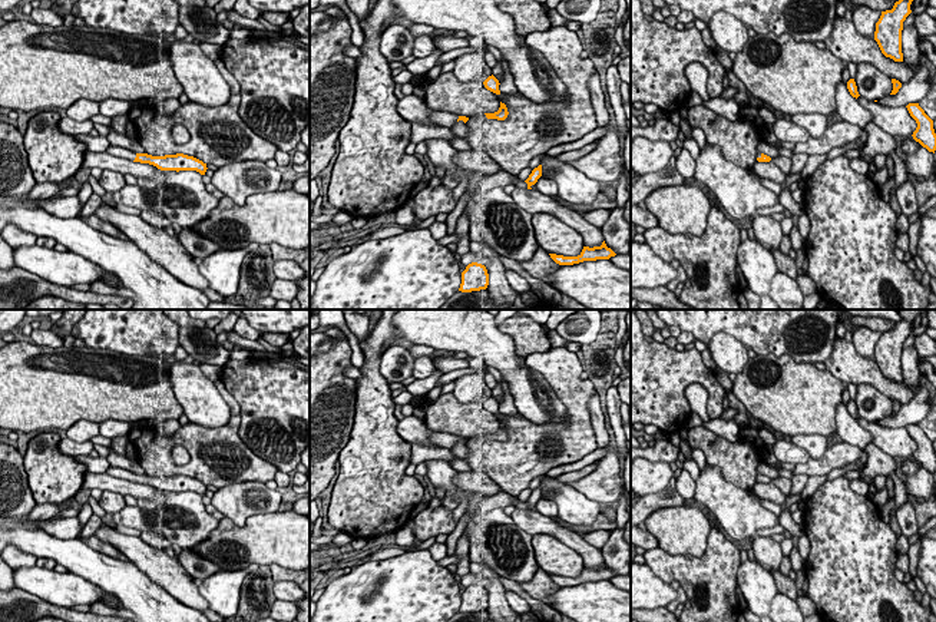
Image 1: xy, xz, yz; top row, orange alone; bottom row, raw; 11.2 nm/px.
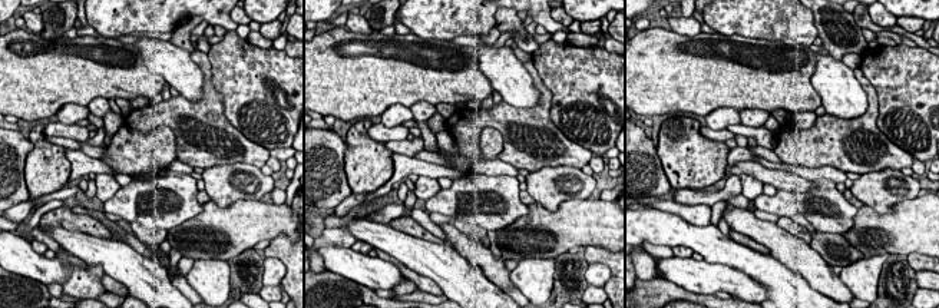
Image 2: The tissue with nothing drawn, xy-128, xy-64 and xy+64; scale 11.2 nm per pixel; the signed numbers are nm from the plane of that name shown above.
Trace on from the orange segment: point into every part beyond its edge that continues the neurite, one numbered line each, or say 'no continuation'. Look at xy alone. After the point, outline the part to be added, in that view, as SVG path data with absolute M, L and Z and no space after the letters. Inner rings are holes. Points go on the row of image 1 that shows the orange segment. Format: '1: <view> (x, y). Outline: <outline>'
1: xy (116, 151). Outline: M112 145L108 148L106 152L110 155L115 155L115 156L119 156L119 158L129 159L129 161L135 161L135 158L136 158L135 152L125 149L125 148L112 146Z

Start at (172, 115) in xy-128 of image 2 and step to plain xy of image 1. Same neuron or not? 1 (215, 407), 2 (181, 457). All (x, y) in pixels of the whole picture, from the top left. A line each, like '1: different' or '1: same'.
1: different
2: different

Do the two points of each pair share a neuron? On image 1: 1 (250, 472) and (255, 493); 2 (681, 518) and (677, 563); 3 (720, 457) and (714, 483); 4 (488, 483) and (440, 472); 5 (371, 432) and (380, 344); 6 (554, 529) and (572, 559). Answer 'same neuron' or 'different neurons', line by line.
1: different neurons
2: different neurons
3: different neurons
4: different neurons
5: same neuron
6: different neurons

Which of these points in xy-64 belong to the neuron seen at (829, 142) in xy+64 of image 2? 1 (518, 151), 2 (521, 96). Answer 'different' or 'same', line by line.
1: same
2: different

